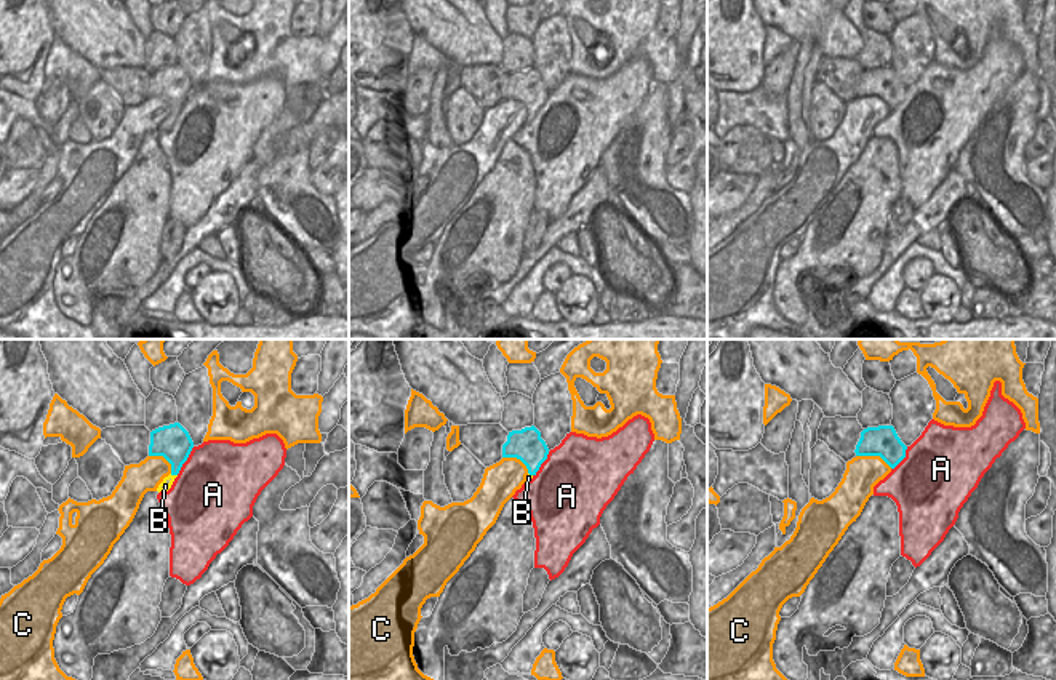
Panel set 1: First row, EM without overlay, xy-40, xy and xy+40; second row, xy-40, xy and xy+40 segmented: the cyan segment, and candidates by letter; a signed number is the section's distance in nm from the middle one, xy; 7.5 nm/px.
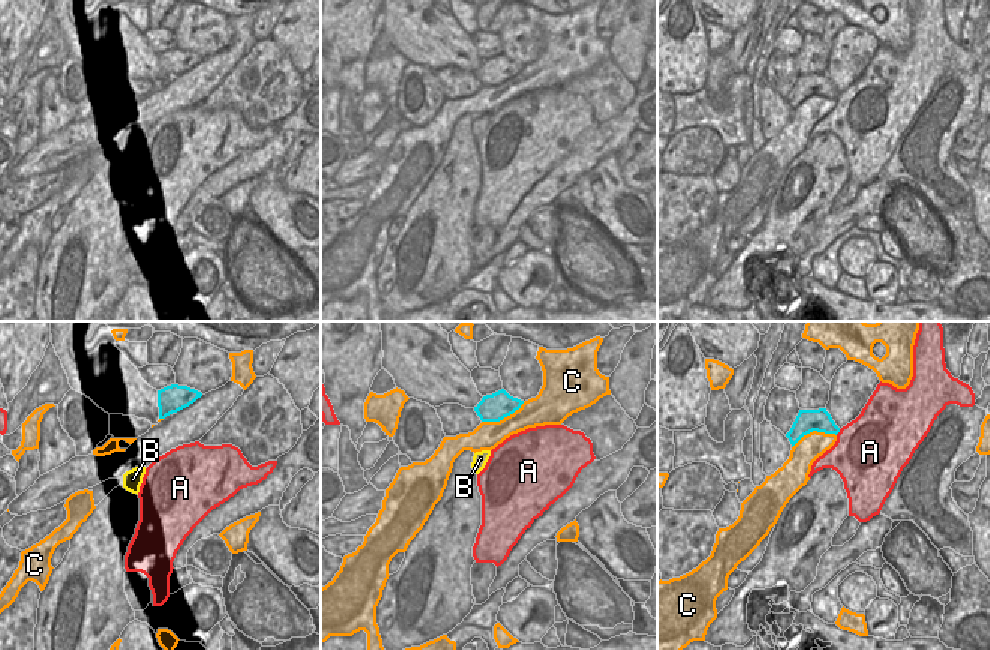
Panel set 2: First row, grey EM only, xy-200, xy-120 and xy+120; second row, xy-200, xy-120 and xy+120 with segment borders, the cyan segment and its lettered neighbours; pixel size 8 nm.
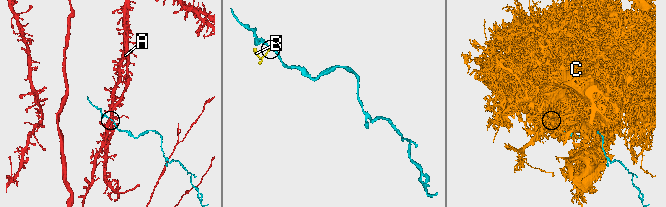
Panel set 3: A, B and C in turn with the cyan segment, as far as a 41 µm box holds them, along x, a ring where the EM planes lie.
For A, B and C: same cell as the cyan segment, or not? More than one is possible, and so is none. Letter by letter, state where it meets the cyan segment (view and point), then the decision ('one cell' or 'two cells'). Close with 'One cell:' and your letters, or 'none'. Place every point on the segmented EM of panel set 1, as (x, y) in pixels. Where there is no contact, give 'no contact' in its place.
A: contact xy-40 (186, 460); two cells
B: contact xy-40 (173, 474); two cells
C: contact xy+40 (874, 455); two cells
One cell: none

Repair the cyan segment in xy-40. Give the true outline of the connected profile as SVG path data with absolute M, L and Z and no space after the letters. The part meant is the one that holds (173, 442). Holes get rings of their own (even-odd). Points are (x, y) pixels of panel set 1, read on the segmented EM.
M179 422L150 432L149 456L163 456L171 464L171 475L179 474L192 448L194 442Z

